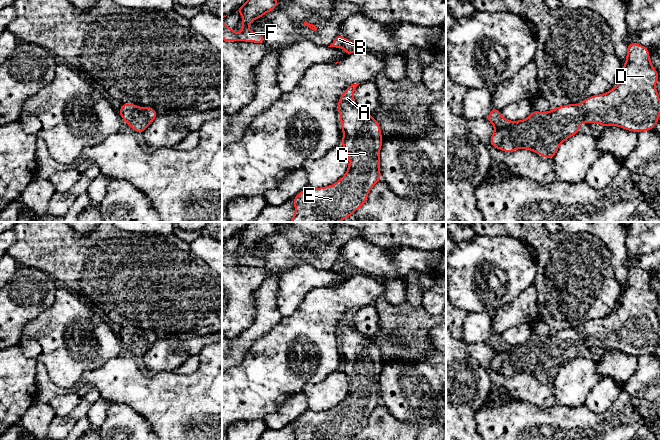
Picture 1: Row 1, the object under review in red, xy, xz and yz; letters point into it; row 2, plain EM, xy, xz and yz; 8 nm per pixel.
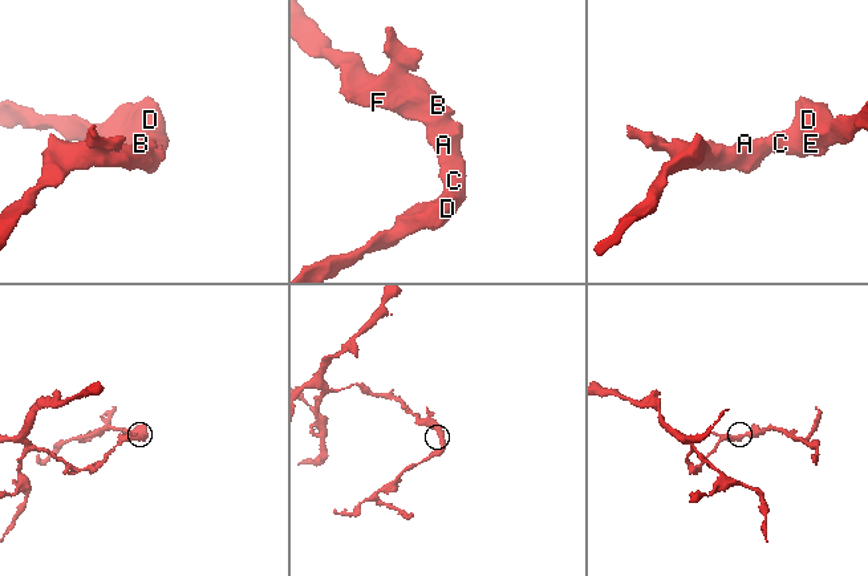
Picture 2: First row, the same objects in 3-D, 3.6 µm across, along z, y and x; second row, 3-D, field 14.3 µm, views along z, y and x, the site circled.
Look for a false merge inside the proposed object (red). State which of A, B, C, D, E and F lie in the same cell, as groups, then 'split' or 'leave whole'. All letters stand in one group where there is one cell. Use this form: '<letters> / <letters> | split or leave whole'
A B C D E F | leave whole

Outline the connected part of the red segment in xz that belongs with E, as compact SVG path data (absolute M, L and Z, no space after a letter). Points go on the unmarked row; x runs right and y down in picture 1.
M359 308L349 309L337 329L343 355L341 370L349 384L347 395L330 410L308 410L297 418L293 422L293 440L351 440L381 403L381 352L370 337L355 327L354 314Z

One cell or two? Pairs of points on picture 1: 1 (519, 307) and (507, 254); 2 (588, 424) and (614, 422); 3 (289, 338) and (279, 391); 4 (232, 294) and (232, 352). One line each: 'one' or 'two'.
1: two
2: one
3: one
4: two

